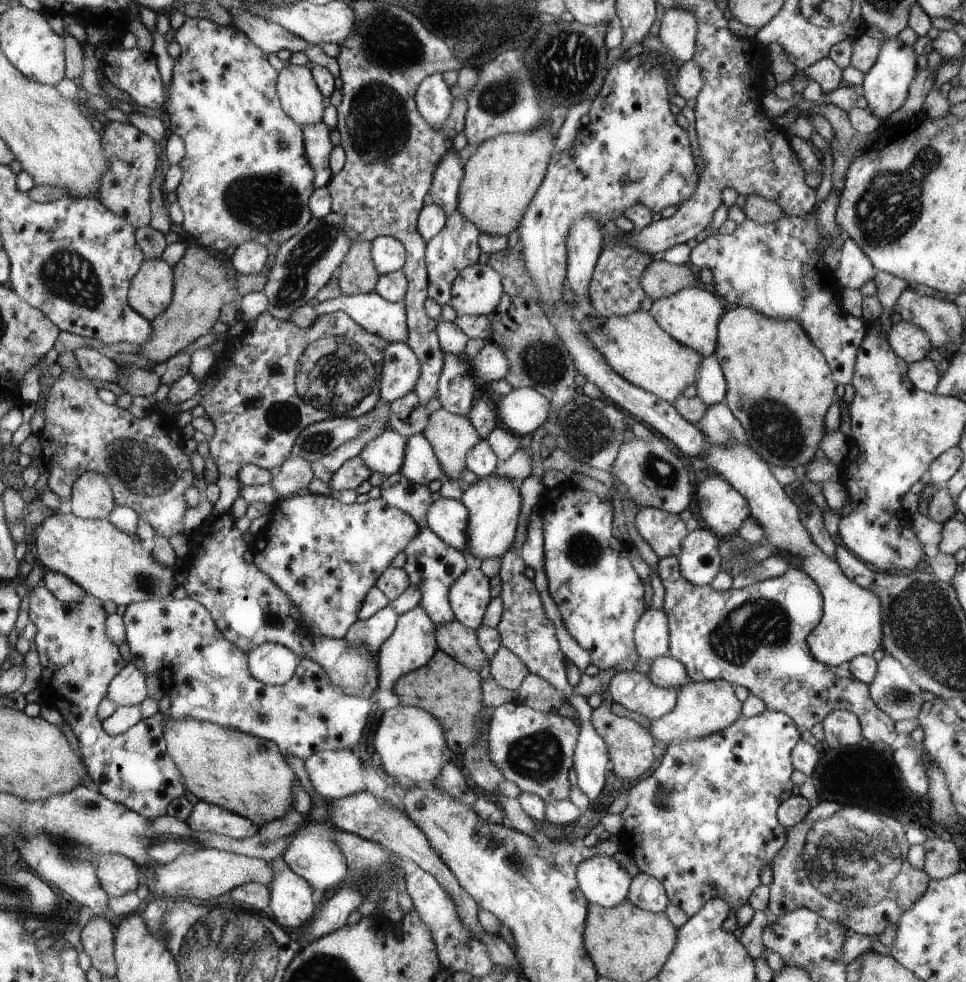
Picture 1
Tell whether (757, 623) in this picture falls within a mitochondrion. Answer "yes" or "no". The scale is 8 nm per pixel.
yes

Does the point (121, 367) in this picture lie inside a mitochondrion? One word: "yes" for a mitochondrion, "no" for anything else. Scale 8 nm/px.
no

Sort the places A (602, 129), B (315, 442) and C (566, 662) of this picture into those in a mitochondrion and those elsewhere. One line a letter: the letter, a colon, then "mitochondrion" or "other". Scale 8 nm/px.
A: other
B: mitochondrion
C: other

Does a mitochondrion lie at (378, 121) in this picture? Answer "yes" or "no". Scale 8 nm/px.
yes

